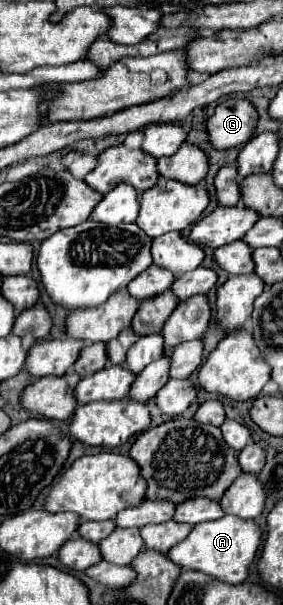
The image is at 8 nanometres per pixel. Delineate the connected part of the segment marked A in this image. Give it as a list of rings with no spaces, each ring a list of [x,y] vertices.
[[[224,515],[222,519],[194,525],[190,535],[168,551],[168,557],[182,569],[208,573],[210,577],[222,583],[238,585],[248,577],[248,567],[256,557],[256,551],[260,547],[260,537],[262,531],[254,521],[244,521],[240,517]]]

